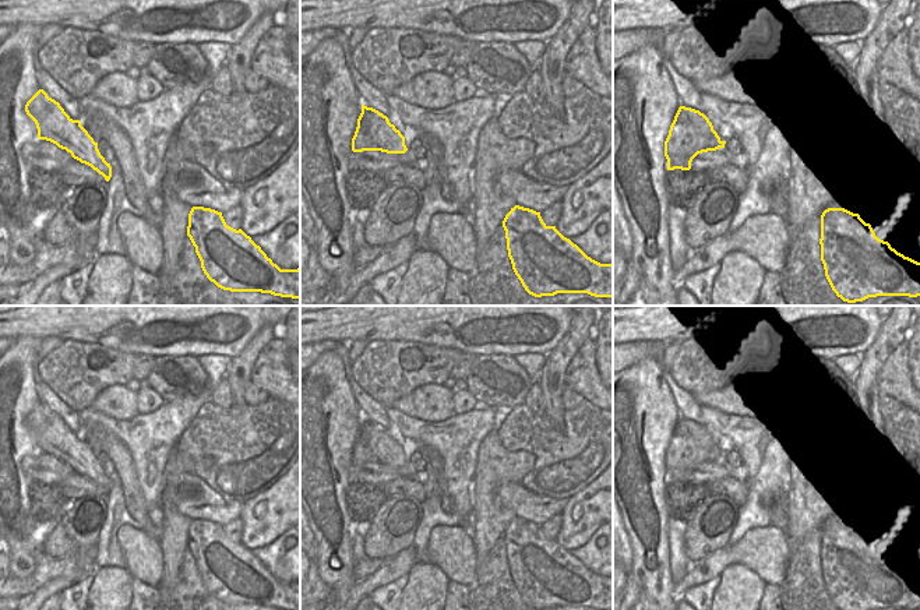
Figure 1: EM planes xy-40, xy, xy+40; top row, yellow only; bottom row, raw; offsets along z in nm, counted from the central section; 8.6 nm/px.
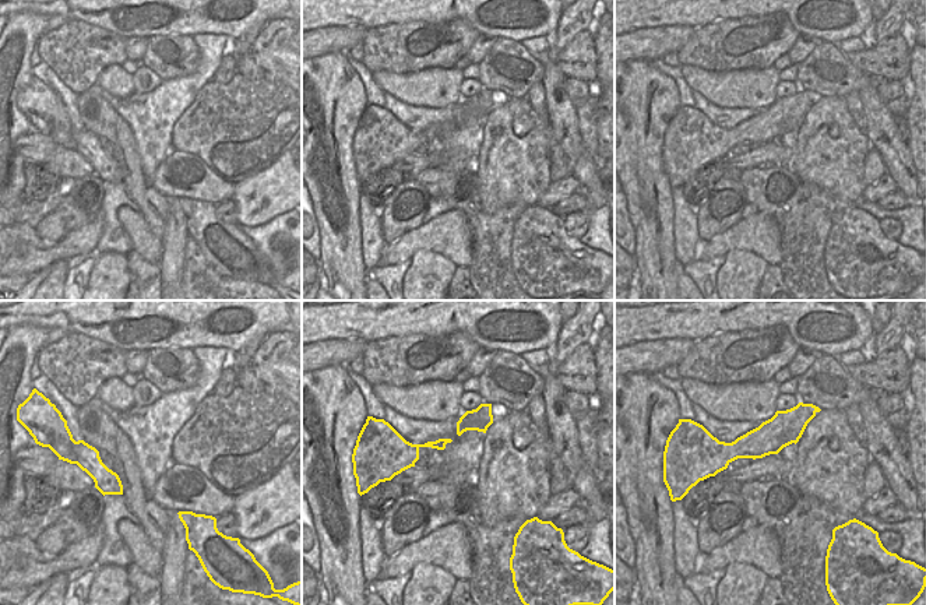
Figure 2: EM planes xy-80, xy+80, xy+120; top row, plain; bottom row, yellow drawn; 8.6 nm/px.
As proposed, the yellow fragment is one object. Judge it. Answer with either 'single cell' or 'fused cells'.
fused cells

